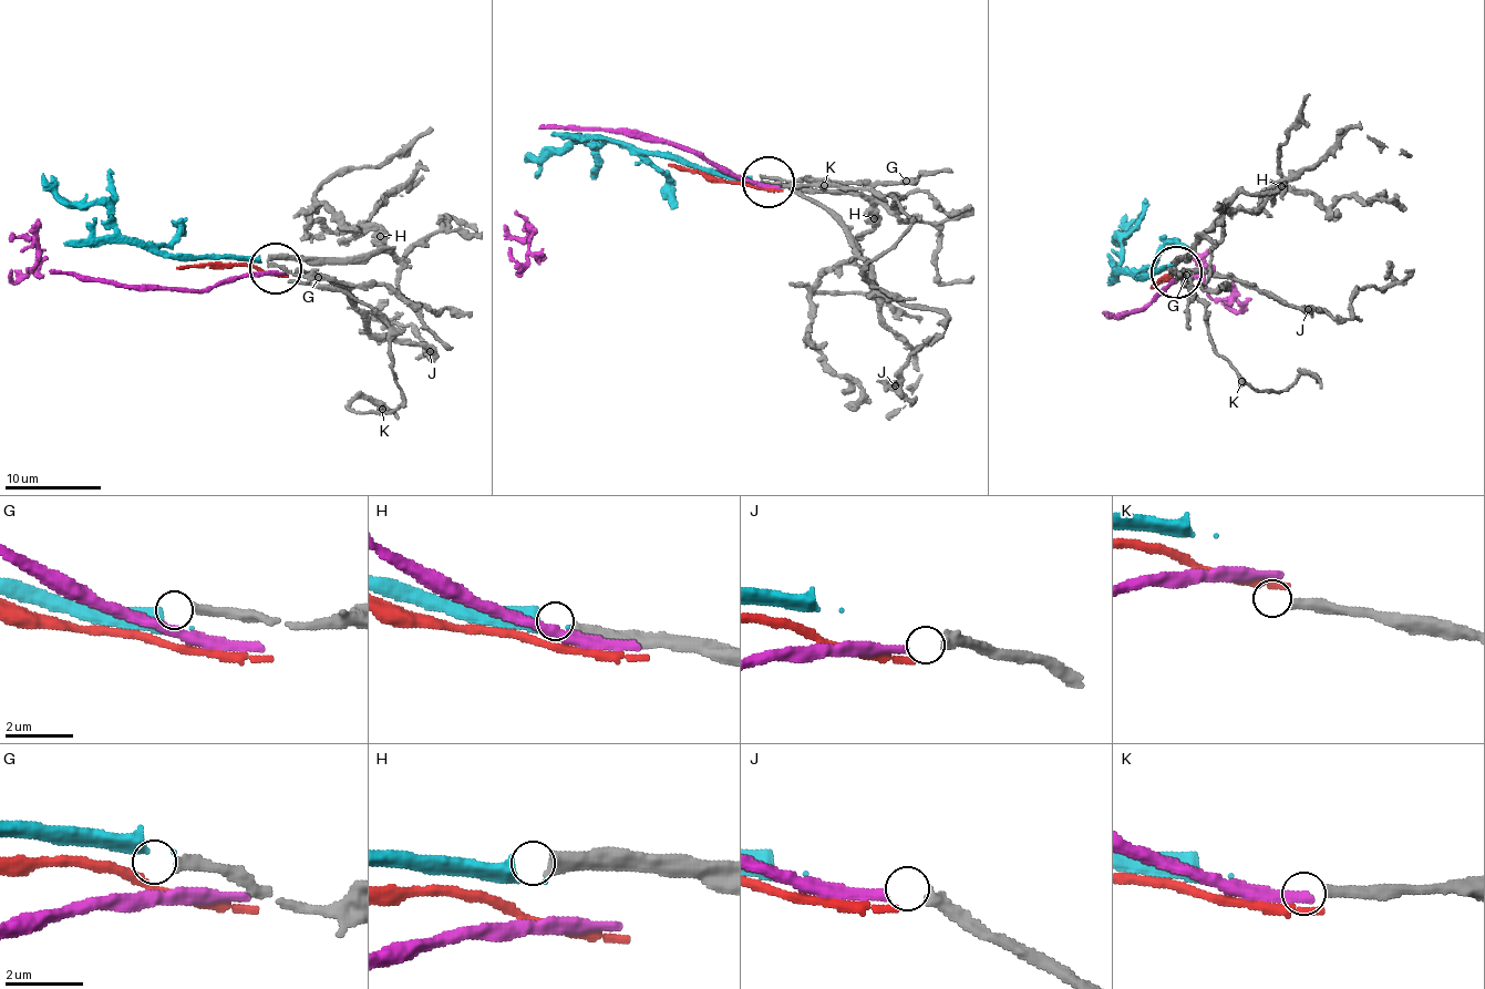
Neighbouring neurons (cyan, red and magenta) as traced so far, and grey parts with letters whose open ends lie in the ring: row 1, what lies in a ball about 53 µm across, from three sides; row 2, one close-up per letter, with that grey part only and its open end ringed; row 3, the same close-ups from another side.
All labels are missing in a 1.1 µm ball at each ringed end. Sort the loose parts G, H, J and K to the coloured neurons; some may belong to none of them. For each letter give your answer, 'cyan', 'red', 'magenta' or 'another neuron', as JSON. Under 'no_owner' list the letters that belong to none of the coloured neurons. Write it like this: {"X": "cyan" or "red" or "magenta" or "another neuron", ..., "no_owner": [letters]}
{"G": "another neuron", "H": "cyan", "J": "magenta", "K": "another neuron", "no_owner": ["G", "K"]}

